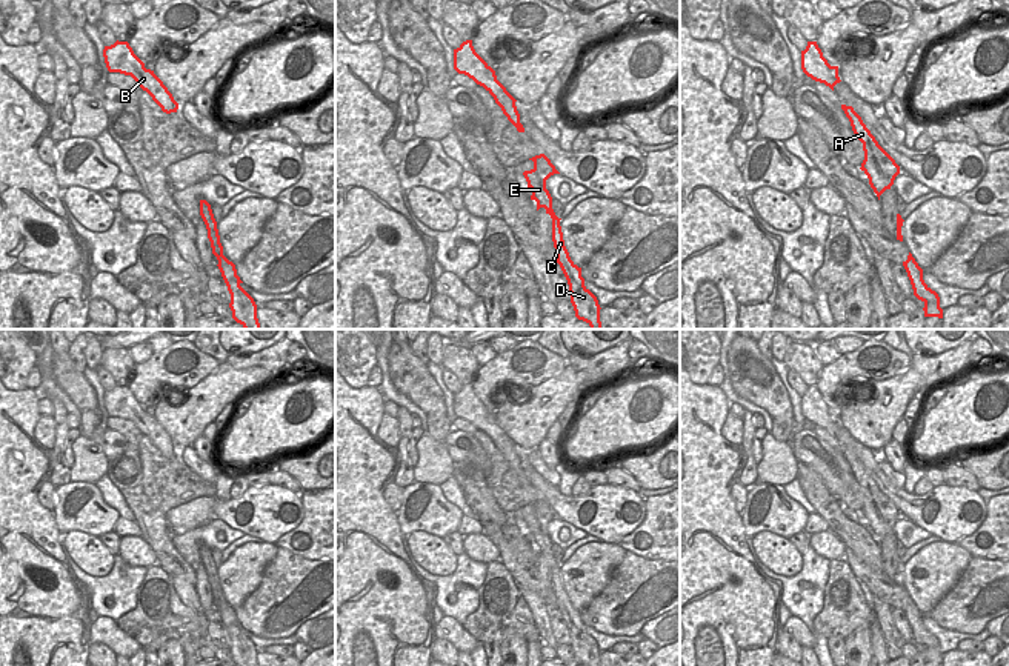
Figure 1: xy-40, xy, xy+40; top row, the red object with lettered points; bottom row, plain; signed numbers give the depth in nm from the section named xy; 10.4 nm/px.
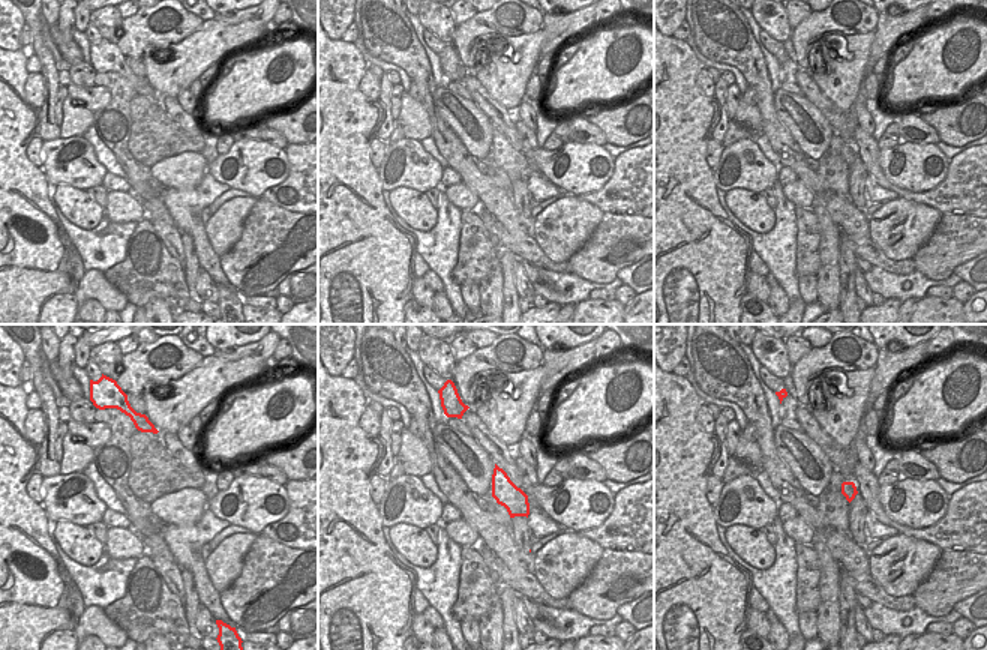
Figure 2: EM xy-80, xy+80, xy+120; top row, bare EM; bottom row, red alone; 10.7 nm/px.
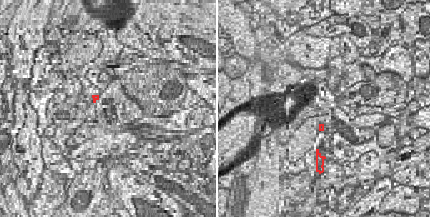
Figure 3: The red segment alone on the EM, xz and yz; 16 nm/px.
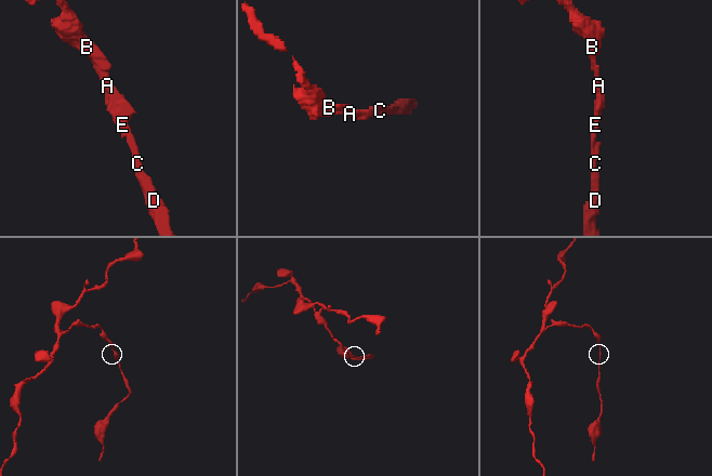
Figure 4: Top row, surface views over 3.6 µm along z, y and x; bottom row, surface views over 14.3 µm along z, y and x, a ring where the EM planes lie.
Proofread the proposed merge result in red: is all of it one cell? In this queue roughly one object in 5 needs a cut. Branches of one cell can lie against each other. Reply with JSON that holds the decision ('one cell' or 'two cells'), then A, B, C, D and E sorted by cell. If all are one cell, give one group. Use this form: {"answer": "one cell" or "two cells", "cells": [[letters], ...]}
{"answer": "one cell", "cells": [["A", "B", "C", "D", "E"]]}

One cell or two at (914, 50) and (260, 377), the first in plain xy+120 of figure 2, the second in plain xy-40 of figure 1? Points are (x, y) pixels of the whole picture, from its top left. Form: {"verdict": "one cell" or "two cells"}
{"verdict": "two cells"}

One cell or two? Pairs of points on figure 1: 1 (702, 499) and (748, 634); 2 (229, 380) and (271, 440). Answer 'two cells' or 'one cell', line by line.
1: one cell
2: two cells

